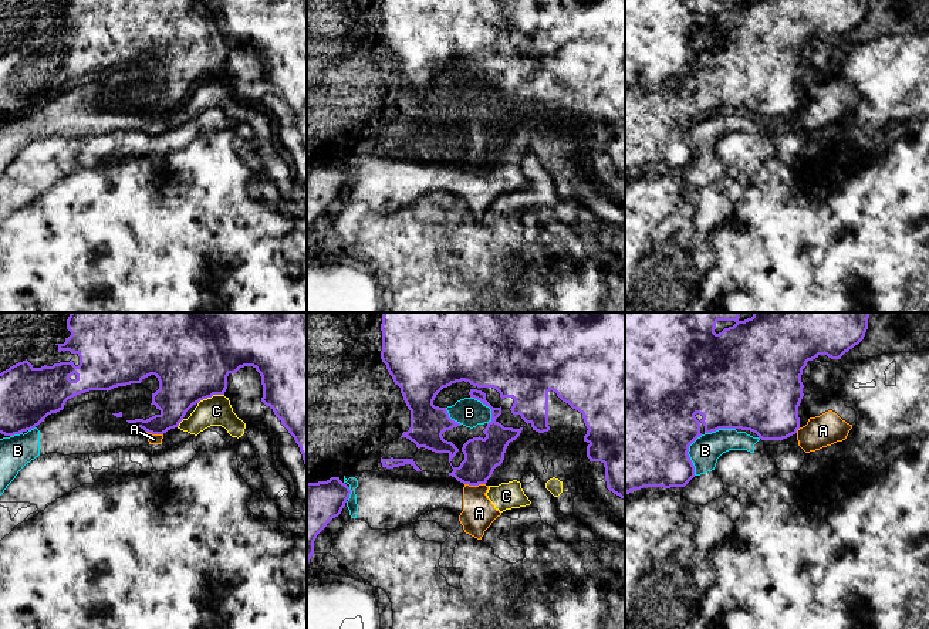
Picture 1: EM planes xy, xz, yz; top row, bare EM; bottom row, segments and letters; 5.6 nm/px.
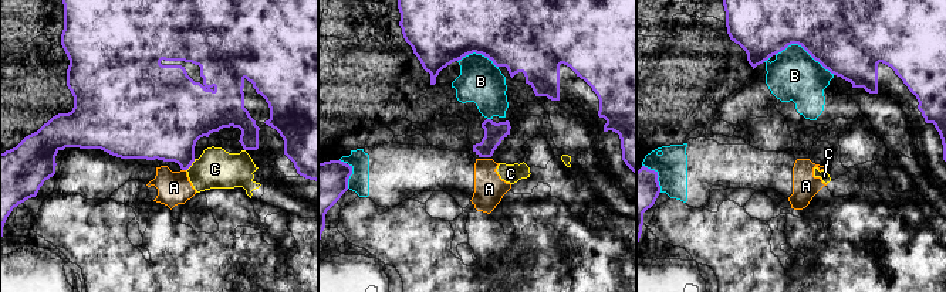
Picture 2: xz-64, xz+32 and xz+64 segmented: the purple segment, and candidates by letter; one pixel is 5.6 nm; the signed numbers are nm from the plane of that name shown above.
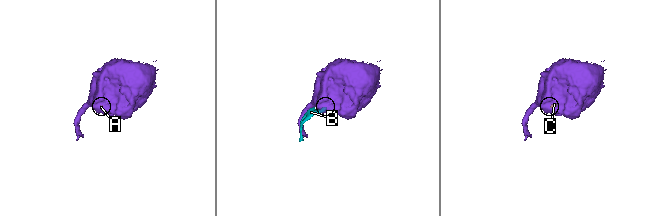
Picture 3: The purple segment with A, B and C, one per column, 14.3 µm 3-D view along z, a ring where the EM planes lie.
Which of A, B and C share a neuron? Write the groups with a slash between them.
A B C

